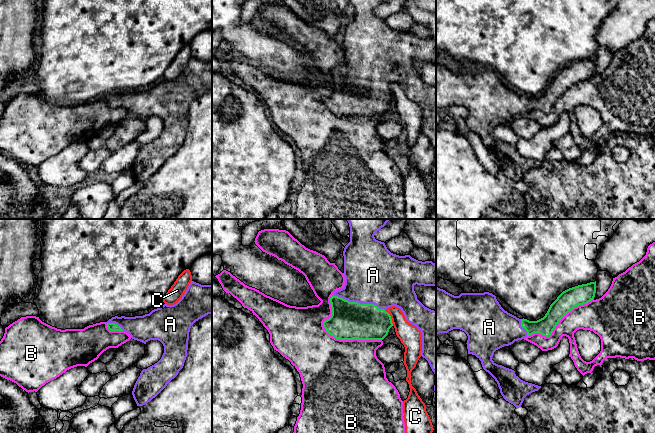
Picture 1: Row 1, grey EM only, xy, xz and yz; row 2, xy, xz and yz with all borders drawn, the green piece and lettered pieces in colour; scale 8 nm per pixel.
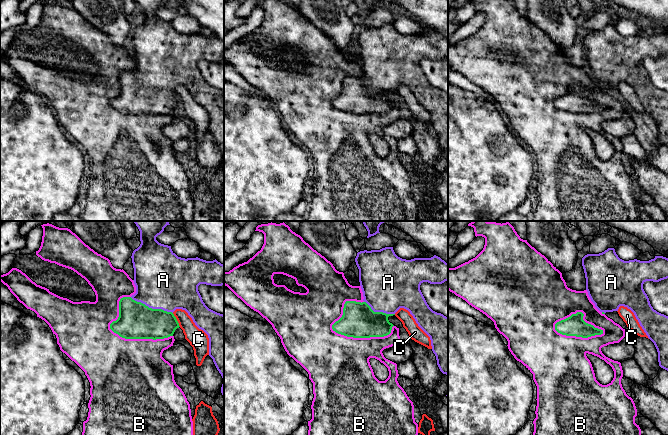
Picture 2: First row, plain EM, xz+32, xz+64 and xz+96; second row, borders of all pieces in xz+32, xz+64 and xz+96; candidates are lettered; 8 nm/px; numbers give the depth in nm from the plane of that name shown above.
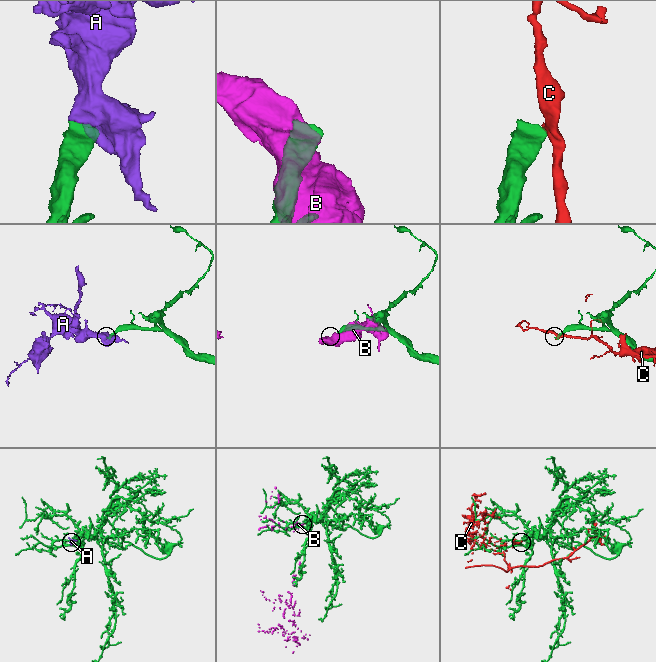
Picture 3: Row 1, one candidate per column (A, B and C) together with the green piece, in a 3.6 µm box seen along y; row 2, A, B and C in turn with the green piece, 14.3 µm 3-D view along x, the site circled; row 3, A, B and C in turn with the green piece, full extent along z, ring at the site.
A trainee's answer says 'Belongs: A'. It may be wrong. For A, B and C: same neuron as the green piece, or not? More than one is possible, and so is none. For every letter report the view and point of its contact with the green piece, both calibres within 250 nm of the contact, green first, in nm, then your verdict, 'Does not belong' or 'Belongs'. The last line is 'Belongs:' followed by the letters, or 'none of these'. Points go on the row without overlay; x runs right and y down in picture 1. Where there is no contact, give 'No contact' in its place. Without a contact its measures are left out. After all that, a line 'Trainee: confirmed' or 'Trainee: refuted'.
A: Touches green at xz (357, 78). Thickness 300 nm (green) against 440 nm. Belongs
B: Touches green at xz (336, 114). Thickness 300 nm (green) against 500 nm. Does not belong
C: Touches green at xz (390, 93). Thickness 280 nm (green) against 180 nm. Does not belong
Belongs: A
Trainee: confirmed

